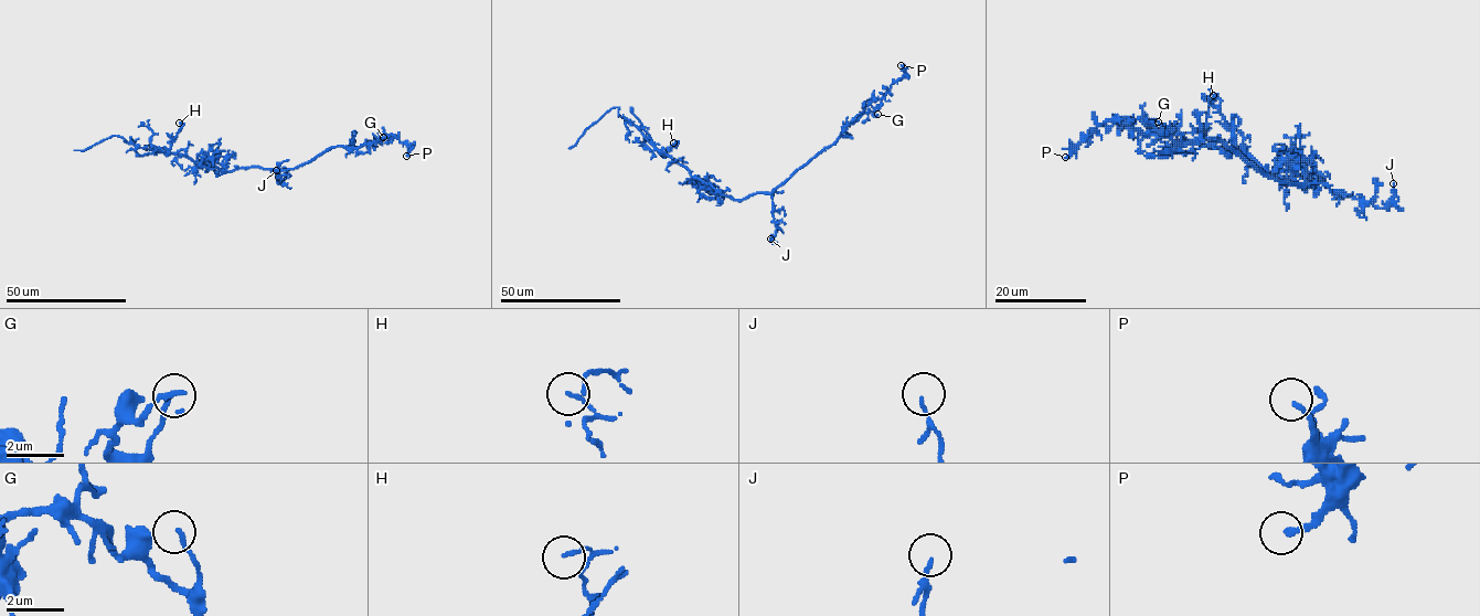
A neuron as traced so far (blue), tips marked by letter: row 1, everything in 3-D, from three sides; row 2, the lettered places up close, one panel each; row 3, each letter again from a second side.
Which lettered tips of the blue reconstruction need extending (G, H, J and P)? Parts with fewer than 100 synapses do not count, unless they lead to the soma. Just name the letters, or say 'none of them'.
none of them

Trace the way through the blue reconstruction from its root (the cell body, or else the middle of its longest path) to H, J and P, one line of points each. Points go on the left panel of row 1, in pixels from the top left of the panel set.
H: (248, 167), (223, 171), (199, 166), (184, 156), (167, 154), (181, 127), (179, 123)
J: (248, 167), (277, 169), (281, 182), (276, 170)
P: (248, 167), (294, 169), (330, 148), (359, 148), (391, 135), (411, 147), (406, 156)

